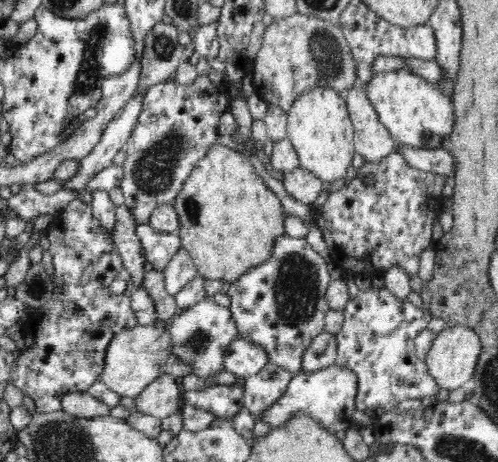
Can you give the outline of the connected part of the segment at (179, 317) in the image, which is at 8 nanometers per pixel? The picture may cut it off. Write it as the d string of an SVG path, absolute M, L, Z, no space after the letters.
M207 294L200 302L180 311L170 320L170 338L172 339L170 353L188 363L198 376L208 377L220 372L223 368L224 353L227 346L239 336L231 310L222 307Z

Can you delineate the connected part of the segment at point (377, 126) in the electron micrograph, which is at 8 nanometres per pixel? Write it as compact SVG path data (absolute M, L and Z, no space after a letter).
M356 83L345 94L346 106L354 125L355 152L366 161L380 161L396 152L396 143L380 122L378 113L368 99L365 84Z

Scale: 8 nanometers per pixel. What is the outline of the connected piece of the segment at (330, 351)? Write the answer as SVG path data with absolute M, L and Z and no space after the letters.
M325 330L322 331L312 339L312 342L304 351L301 360L303 371L322 370L334 365L337 359L337 348L338 343L336 343L335 335Z

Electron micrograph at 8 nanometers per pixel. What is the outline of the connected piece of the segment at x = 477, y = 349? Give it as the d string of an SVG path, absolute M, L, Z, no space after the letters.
M466 325L446 326L436 335L430 352L426 354L425 362L428 372L436 379L440 388L444 388L449 392L456 390L466 384L468 380L472 380L481 350L480 337L472 327Z

